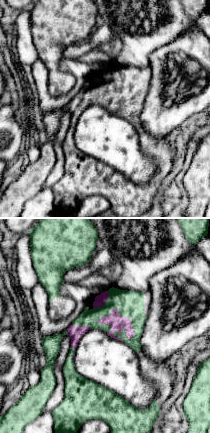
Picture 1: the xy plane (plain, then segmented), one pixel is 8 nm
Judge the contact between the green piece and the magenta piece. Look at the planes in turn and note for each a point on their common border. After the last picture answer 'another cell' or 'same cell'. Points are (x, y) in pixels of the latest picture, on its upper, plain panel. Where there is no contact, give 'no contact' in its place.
contact (118, 109)

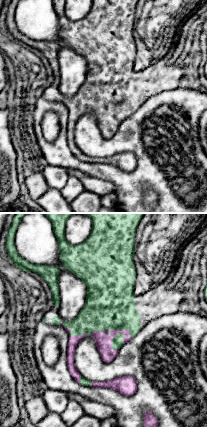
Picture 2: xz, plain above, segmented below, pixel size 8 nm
contact (113, 105)

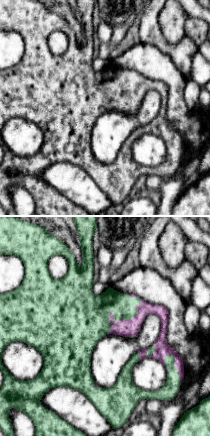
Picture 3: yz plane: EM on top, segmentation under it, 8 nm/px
contact (118, 96)

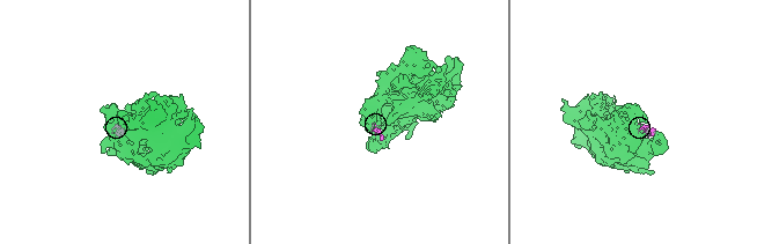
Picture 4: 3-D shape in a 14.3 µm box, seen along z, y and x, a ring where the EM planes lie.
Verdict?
same cell

